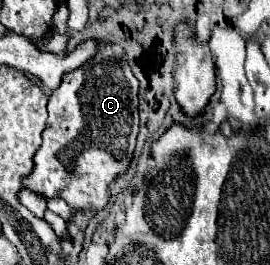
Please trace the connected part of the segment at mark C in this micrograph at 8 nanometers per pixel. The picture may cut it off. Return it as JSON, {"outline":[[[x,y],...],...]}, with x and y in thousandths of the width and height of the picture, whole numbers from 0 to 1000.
{"outline":[[[396,166],[396,181],[374,204],[344,211],[300,257],[248,272],[233,287],[226,325],[181,362],[181,453],[159,498],[159,543],[122,589],[122,642],[85,672],[85,709],[174,755],[226,743],[285,800],[330,800],[330,785],[381,792],[411,740],[411,694],[478,642],[478,619],[493,604],[500,536],[515,506],[507,340],[515,309],[493,287],[448,174]]]}

